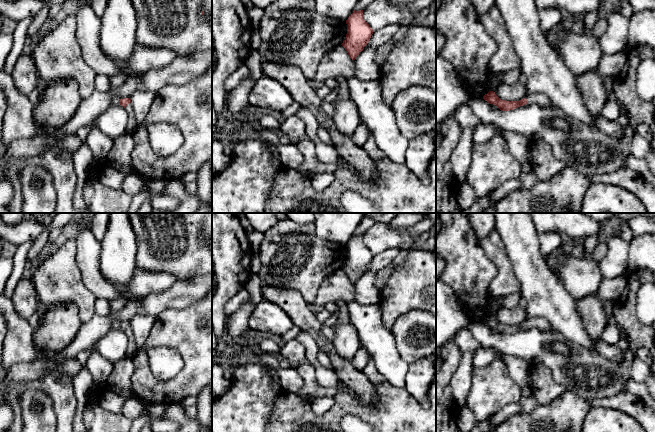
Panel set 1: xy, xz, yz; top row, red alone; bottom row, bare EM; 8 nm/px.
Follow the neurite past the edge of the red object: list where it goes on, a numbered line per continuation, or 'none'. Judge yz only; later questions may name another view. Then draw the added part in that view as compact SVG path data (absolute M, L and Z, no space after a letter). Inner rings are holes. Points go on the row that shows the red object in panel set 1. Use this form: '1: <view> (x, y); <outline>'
1: yz (542, 100); M528 93L526 99L528 104L536 104L542 108L547 108L547 109L551 109L552 107L554 107L554 104L545 94Z

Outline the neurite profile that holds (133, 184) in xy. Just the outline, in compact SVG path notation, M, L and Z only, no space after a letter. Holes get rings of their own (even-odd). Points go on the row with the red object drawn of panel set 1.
M126 174L121 189L127 194L135 196L141 193L145 186L145 182L137 174Z

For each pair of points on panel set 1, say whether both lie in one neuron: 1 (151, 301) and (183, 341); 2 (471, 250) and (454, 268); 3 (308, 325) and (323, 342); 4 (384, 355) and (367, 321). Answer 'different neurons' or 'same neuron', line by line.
1: different neurons
2: same neuron
3: same neuron
4: same neuron

